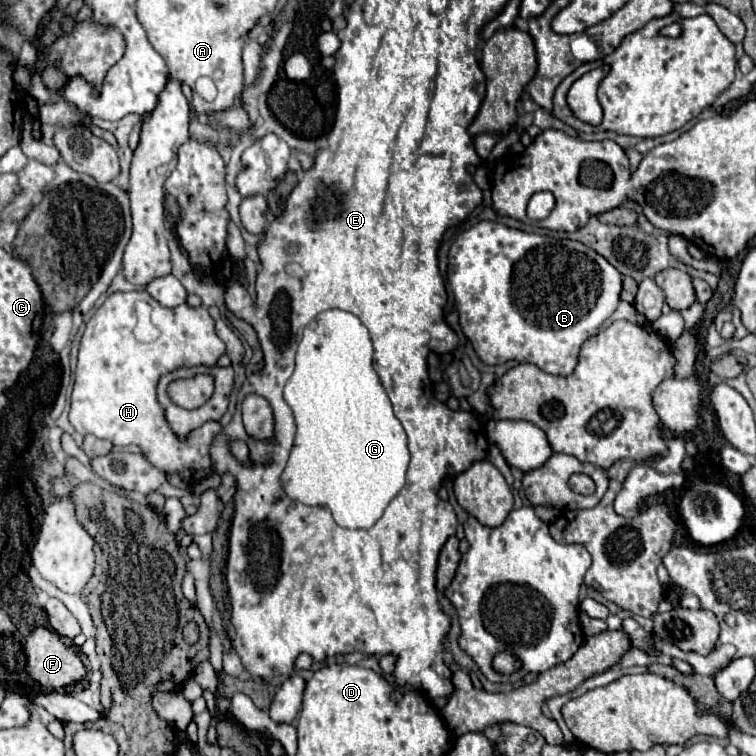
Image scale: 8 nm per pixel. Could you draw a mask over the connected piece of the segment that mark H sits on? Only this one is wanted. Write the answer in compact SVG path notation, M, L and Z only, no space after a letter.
M132 291L132 293L114 293L110 295L92 319L86 325L86 331L80 341L78 353L78 369L76 369L76 385L72 393L72 407L70 407L70 423L82 435L96 435L98 439L108 439L116 447L138 445L140 451L148 457L148 461L164 473L178 473L186 483L196 485L214 473L214 463L210 457L210 447L214 437L222 431L222 425L204 423L202 427L190 431L184 439L178 437L164 415L164 407L156 397L156 387L162 375L176 371L178 367L196 367L206 365L212 367L224 355L226 345L216 335L214 319L208 315L204 305L190 307L180 305L174 309L162 307L156 303L146 291Z

